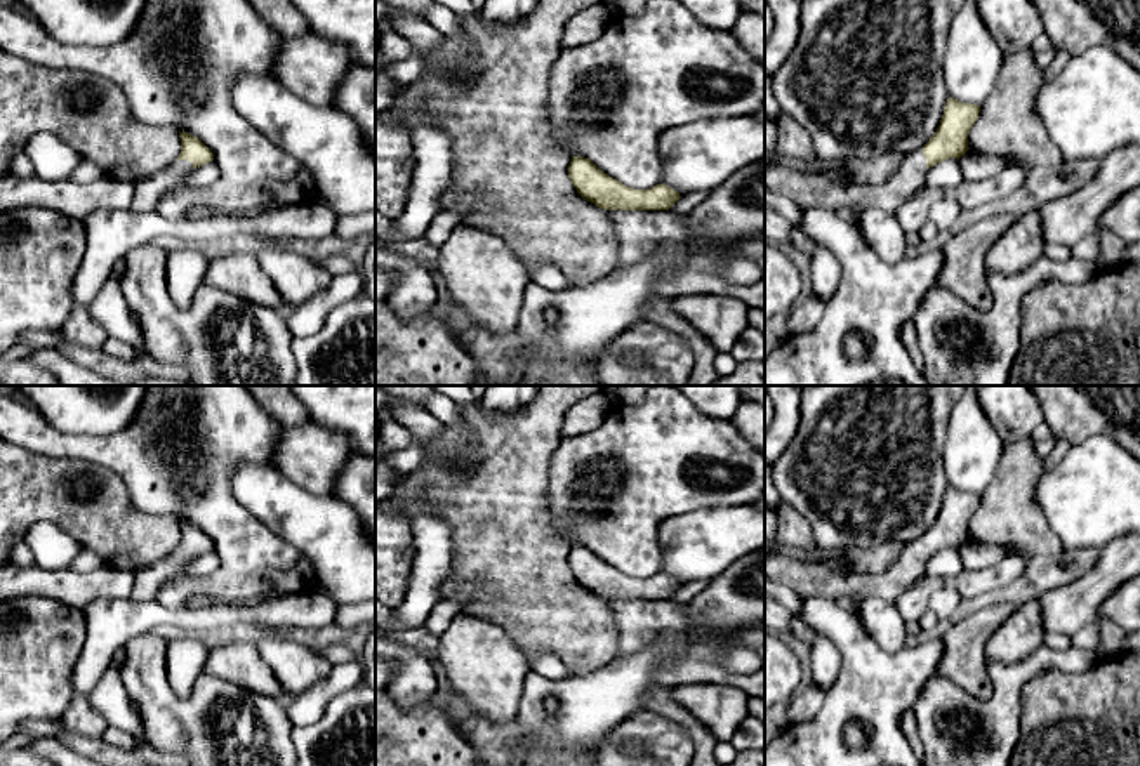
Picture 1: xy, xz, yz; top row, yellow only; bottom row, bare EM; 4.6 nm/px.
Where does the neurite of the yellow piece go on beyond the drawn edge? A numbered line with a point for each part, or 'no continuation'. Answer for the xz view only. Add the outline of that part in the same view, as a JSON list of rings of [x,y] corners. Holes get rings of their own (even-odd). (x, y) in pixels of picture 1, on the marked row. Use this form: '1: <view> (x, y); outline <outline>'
no continuation

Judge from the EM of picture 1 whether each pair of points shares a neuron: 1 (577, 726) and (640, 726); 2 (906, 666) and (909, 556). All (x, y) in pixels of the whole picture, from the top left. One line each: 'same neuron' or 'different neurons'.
1: different neurons
2: different neurons

